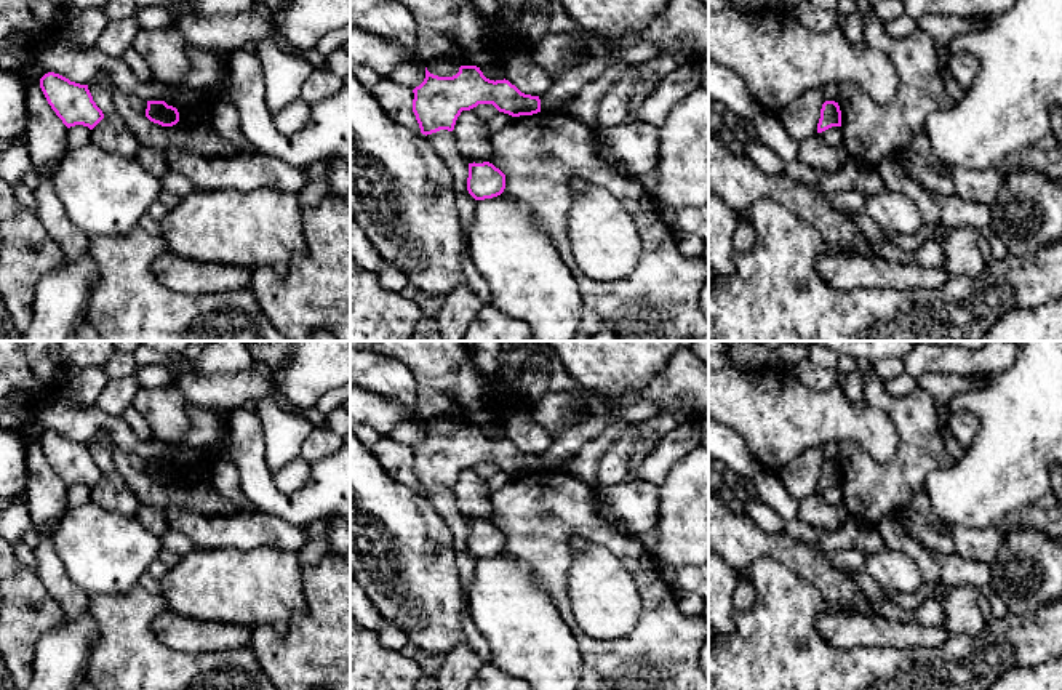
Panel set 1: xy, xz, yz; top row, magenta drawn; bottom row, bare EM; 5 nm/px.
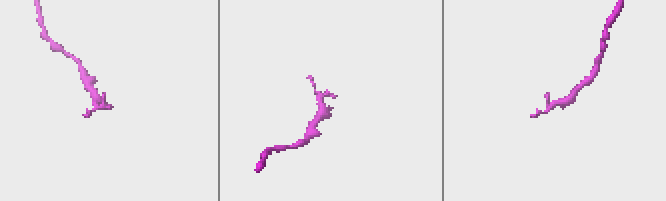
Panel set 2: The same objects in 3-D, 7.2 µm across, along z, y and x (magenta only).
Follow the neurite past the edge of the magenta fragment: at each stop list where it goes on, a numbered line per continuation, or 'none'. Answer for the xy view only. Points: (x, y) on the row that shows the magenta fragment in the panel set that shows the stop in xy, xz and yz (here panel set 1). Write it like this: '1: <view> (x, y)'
none

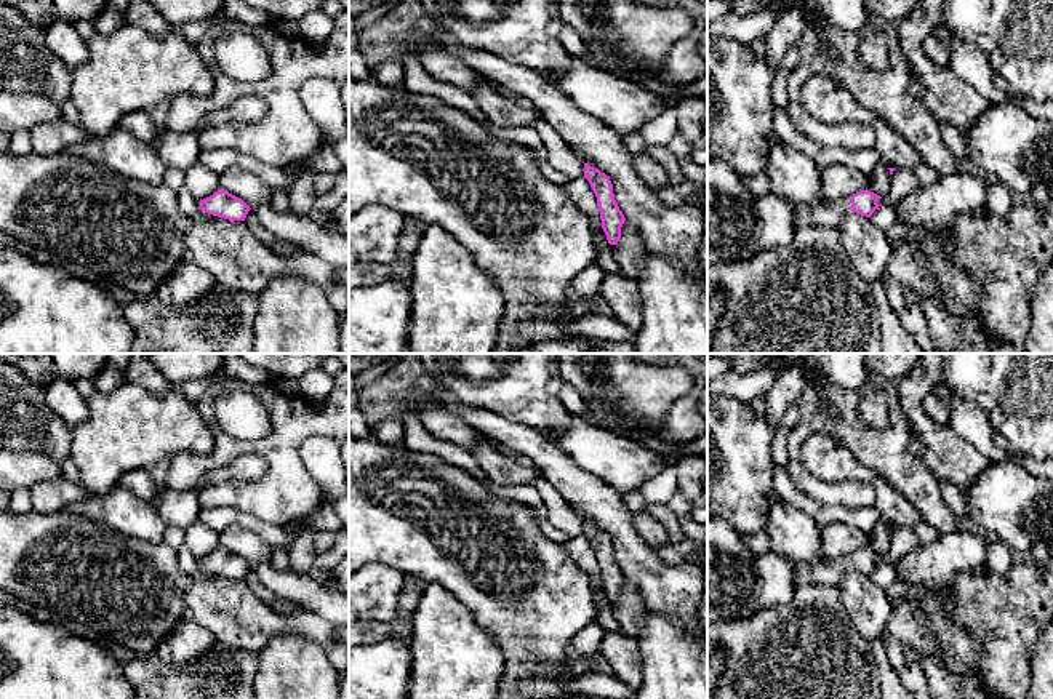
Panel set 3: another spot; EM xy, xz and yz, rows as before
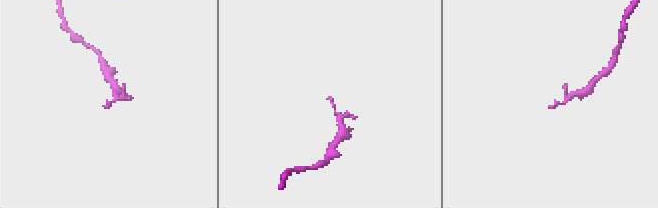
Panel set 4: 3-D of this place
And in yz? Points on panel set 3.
1: yz (829, 213)

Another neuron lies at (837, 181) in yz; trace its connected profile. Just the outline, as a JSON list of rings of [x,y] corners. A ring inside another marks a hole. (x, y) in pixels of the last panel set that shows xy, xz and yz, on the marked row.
[[[842,165],[824,168],[821,174],[821,190],[826,200],[851,197],[859,190],[866,190],[869,184],[871,173],[864,174],[859,171],[851,171]]]

